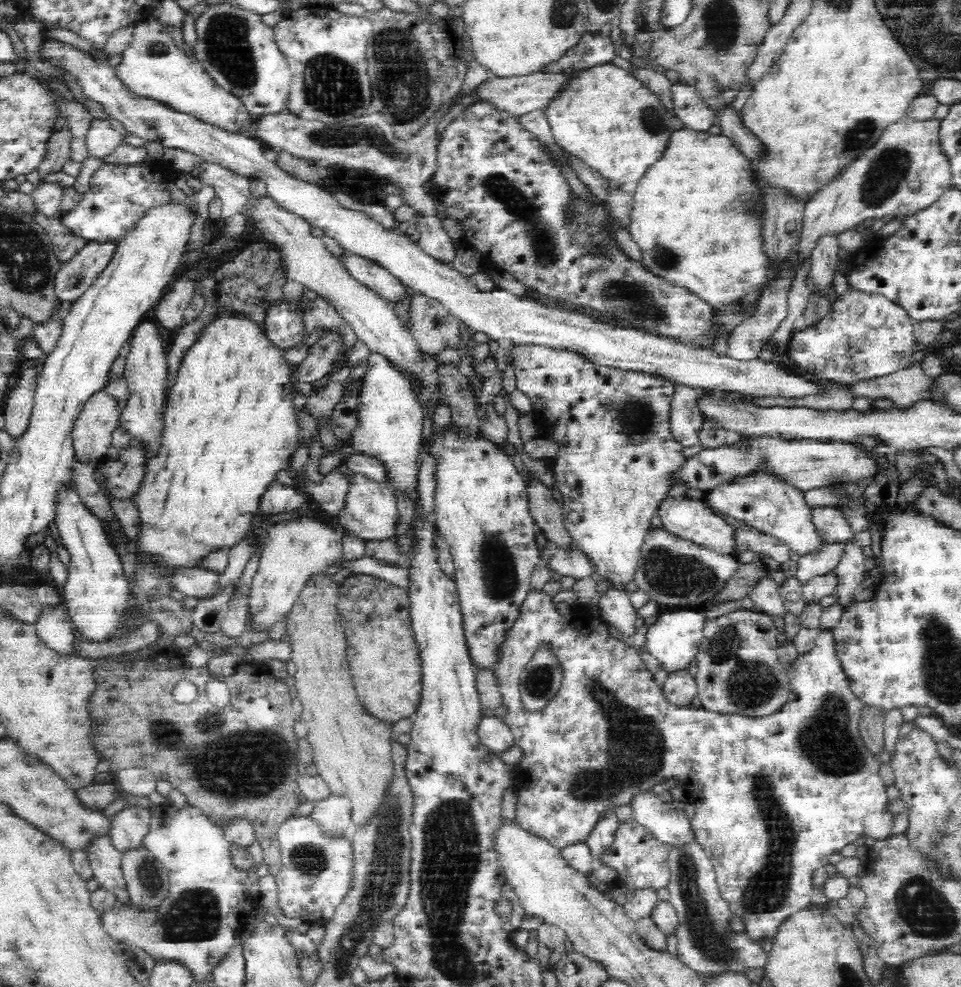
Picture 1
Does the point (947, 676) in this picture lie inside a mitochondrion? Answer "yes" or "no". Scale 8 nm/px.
yes

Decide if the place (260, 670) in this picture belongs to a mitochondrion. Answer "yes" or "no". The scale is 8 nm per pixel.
no

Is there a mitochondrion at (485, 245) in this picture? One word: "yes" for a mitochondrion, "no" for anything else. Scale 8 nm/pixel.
no

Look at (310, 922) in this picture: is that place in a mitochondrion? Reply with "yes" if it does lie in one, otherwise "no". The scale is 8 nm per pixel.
no

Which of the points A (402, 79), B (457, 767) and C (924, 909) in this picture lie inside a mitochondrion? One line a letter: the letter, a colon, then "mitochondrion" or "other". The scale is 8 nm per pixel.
A: mitochondrion
B: other
C: mitochondrion

